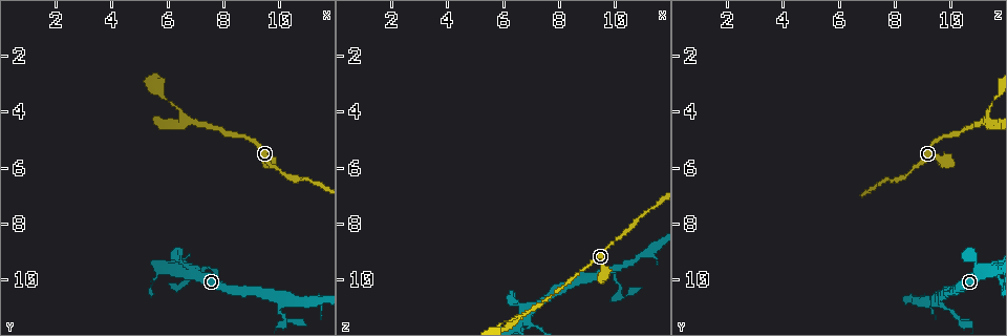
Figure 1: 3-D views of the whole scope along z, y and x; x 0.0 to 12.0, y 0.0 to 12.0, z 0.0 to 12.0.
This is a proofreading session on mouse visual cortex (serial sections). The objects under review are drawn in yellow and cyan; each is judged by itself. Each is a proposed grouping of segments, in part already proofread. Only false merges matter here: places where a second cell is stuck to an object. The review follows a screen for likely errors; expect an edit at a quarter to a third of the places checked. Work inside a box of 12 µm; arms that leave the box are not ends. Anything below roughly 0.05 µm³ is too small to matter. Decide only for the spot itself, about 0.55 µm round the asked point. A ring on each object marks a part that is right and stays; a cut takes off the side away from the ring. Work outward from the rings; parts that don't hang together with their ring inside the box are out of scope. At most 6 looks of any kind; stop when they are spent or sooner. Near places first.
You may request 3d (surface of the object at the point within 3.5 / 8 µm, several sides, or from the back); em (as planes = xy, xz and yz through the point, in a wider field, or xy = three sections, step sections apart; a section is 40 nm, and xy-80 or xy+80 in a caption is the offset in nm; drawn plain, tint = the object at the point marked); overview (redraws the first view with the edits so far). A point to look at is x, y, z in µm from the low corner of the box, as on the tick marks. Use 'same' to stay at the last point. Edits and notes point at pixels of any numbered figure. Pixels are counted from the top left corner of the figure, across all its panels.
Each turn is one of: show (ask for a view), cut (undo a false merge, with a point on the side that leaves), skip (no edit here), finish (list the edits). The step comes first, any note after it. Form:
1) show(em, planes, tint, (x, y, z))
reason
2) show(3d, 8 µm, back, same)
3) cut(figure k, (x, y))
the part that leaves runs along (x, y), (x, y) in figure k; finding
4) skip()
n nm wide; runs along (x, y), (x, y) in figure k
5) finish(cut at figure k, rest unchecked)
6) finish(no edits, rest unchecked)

show(3d, 8 µm, (10.1, 10.7, 9.6))

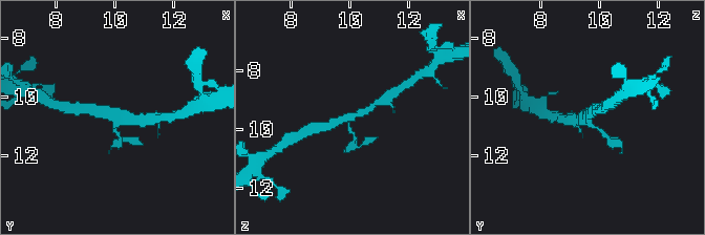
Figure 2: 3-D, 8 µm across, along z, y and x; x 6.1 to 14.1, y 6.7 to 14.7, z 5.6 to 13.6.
show(3d, 3.5 µm, (10.0, 10.6, 9.7))

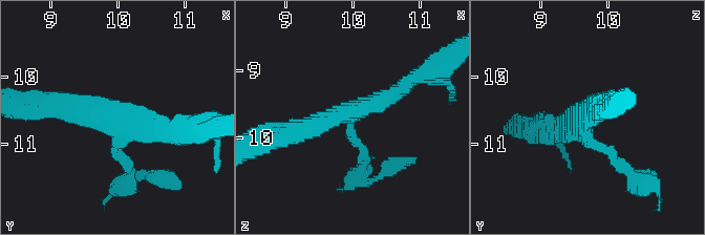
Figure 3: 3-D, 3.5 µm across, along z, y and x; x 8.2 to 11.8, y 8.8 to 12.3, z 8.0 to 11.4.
show(em, xy, step 5, tint, (10.05, 10.65, 9.60))
3 arms; arms of 150, 250, 350 nm

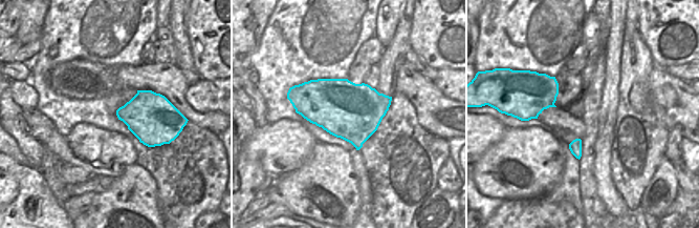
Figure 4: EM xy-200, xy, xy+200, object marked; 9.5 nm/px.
skip()
550 nm wide; runs along (289, 133), (388, 99), (413, 77) in figure 3; continuous, no second cell

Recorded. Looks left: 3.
show(3d, 3.5 µm, (6.7, 9.7, 11.3))
looks like a crossing

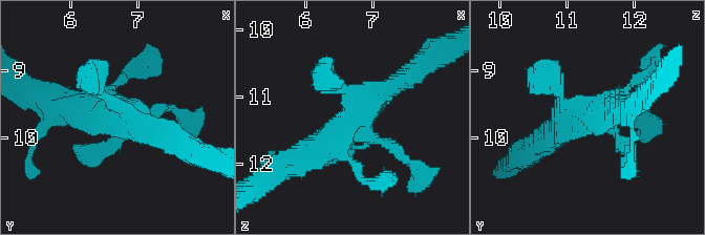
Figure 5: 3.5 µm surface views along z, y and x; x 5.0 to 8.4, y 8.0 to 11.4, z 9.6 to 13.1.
show(em, xy, step 3, tint, (6.65, 9.60, 11.30))
now the EM

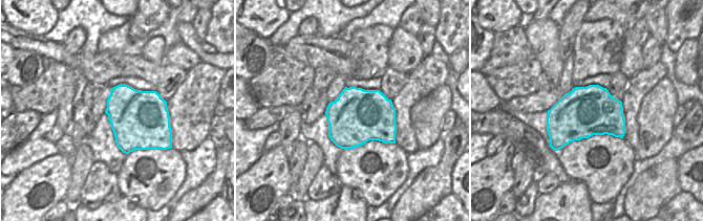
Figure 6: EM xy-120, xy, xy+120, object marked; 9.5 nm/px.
skip()
runs along (410, 75), (294, 163) in figure 5; one cell here

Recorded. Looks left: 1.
finish(no edits, rest unchecked)

